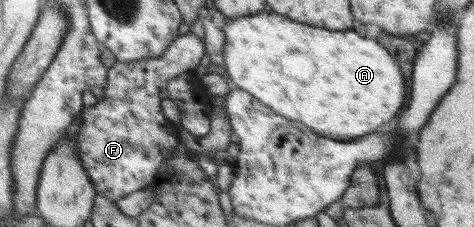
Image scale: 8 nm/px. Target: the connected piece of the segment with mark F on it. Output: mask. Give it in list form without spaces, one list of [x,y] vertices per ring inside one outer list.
[[[190,31],[176,39],[162,56],[149,59],[140,59],[136,62],[115,62],[108,73],[108,82],[103,86],[103,99],[96,104],[84,108],[79,125],[79,137],[77,137],[77,154],[81,156],[84,170],[88,172],[89,179],[93,181],[97,189],[97,195],[117,201],[126,195],[151,184],[160,167],[164,166],[167,158],[173,157],[177,143],[177,135],[169,133],[169,127],[163,125],[167,121],[161,111],[161,99],[159,91],[168,87],[168,81],[178,75],[195,68],[200,59],[207,53],[203,40]]]

